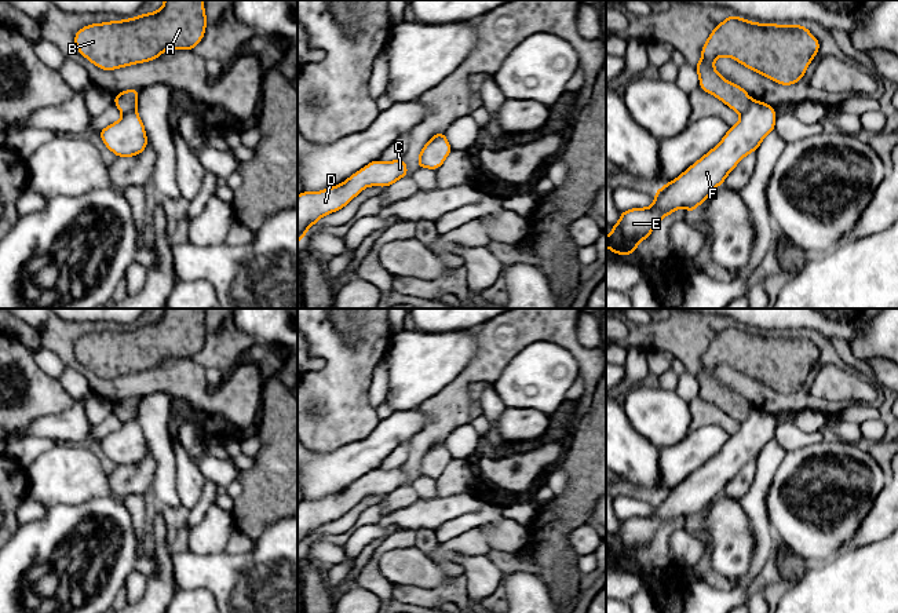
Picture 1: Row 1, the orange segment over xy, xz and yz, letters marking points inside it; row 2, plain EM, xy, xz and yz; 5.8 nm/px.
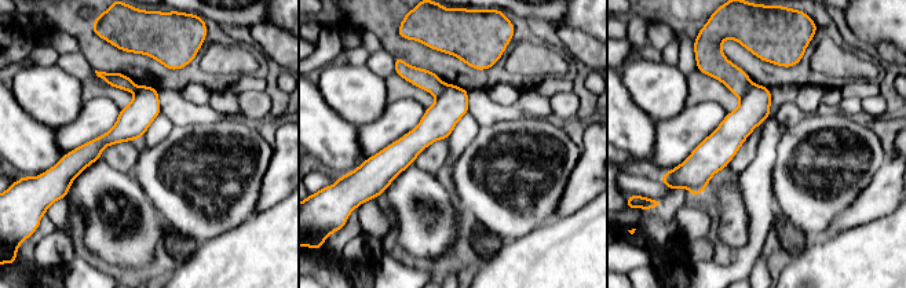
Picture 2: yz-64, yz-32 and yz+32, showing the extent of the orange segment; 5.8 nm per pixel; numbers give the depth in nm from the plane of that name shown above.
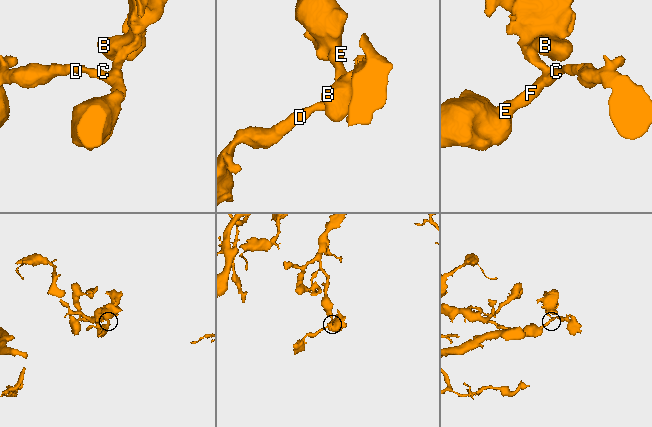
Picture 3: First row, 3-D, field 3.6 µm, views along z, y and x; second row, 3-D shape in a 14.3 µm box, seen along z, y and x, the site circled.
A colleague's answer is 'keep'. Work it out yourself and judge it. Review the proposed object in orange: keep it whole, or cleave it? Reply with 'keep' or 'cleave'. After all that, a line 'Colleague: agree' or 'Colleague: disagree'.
cleave
Colleague: disagree

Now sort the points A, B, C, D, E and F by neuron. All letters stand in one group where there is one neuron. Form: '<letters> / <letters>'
A B / C D E F

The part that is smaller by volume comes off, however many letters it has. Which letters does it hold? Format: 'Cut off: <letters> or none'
Cut off: A, B

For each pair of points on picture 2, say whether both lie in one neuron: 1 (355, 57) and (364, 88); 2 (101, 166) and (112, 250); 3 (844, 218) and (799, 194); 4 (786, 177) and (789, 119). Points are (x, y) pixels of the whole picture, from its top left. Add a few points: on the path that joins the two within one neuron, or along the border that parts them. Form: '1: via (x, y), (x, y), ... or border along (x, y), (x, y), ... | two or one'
1: border along (346, 61), (354, 65), (365, 65) | two
2: via (99, 186), (94, 210), (108, 229) | one
3: border along (861, 192), (822, 233), (814, 236) | two
4: border along (819, 113), (804, 117), (786, 128) | two

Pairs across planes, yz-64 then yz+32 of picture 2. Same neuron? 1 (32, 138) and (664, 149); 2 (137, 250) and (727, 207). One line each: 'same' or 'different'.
1: different
2: same

